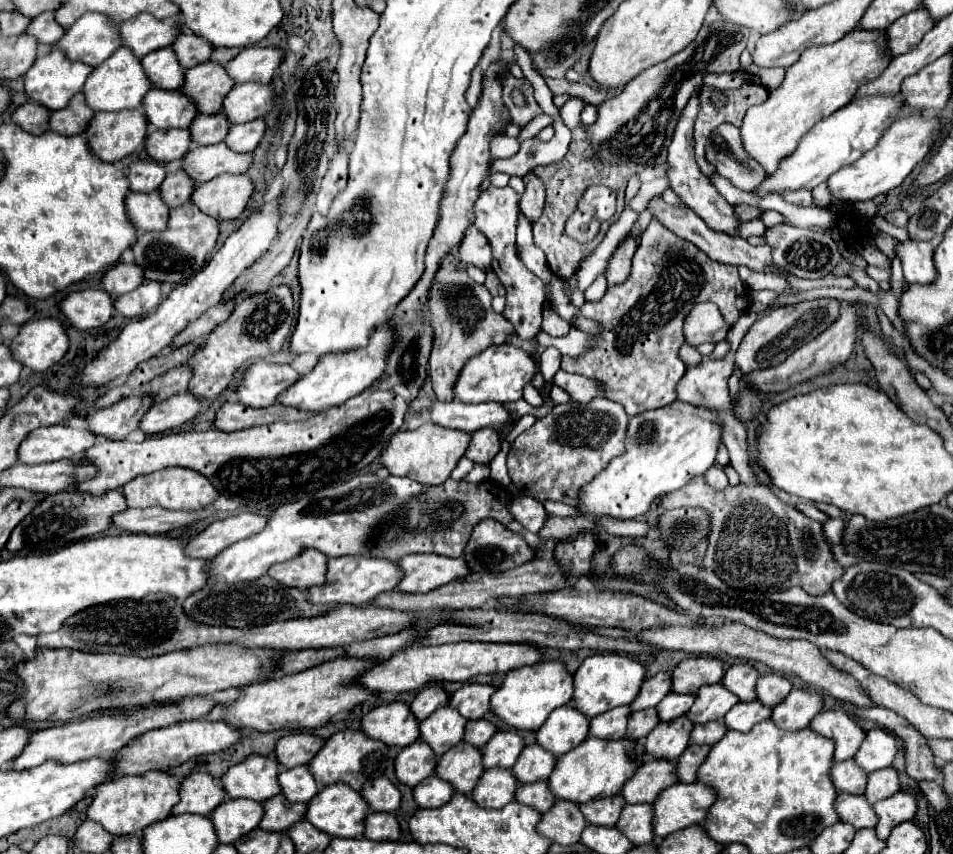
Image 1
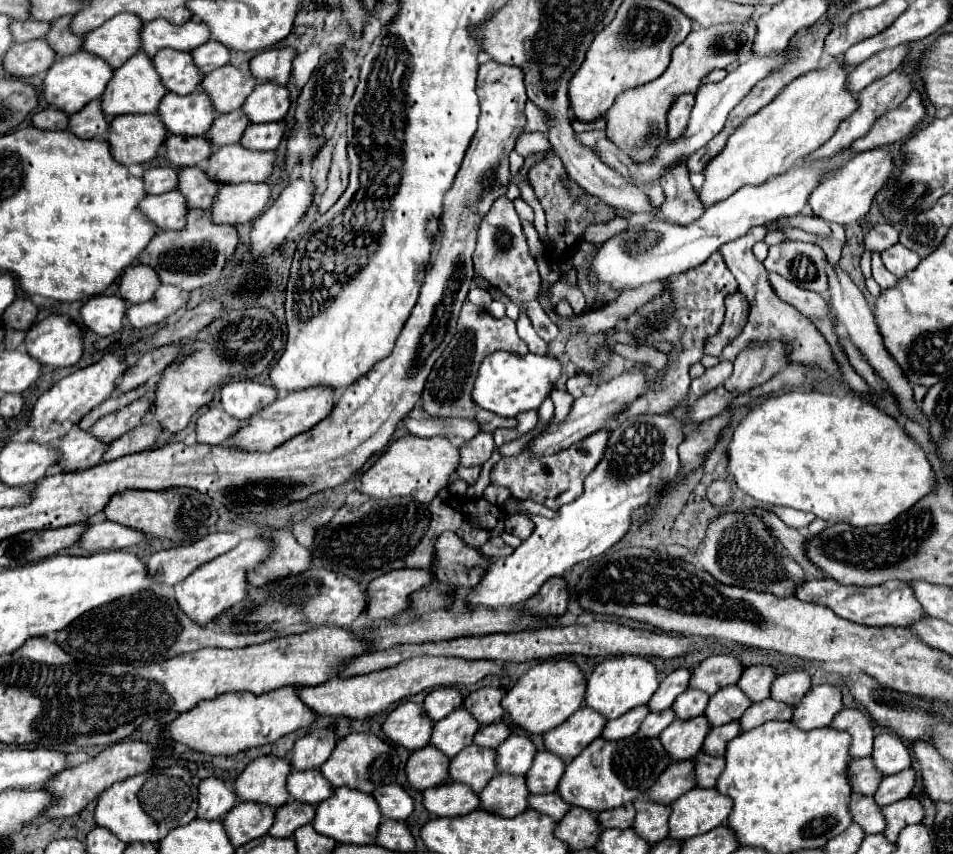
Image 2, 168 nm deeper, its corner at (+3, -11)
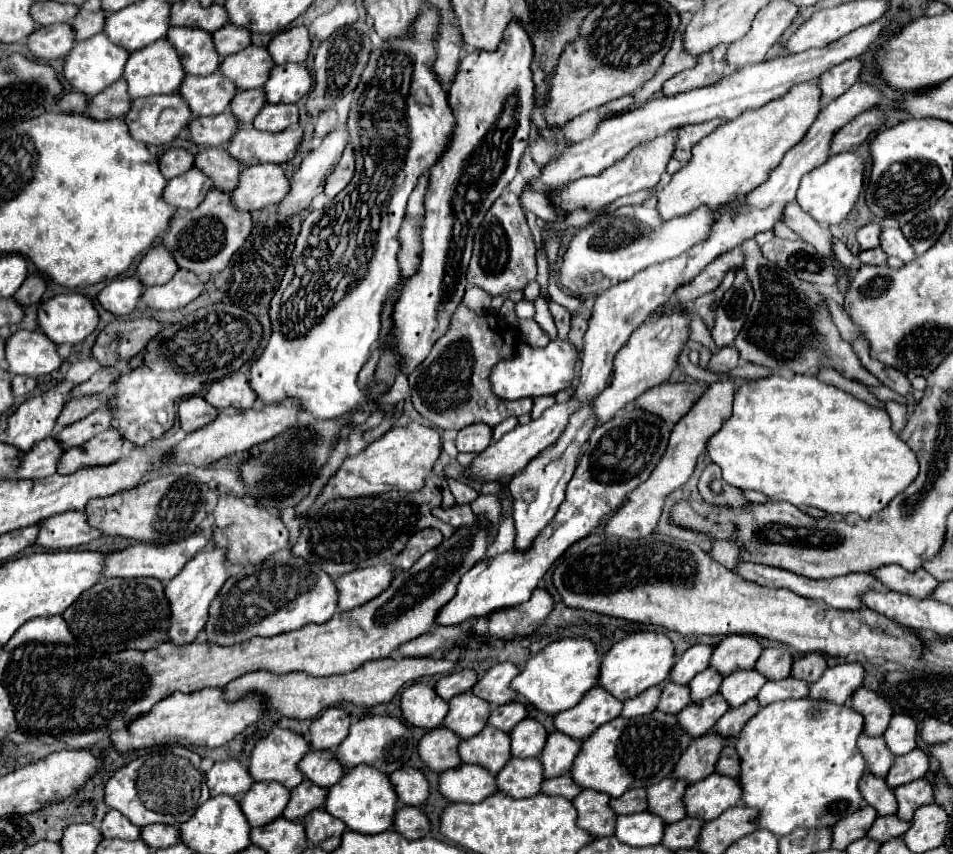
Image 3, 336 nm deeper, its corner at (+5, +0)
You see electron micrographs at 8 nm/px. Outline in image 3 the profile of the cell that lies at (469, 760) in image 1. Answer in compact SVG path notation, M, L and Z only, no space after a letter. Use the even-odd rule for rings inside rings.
M486 726L480 734L462 740L460 758L468 764L482 764L492 774L498 774L502 766L512 758L510 734L494 726Z

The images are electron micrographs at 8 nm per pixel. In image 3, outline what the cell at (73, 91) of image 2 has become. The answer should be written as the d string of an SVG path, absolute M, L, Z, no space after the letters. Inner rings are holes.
M96 34L94 38L82 40L74 46L74 50L70 52L70 56L66 58L66 64L64 64L64 78L72 84L74 90L96 96L98 92L102 92L104 88L114 84L118 78L122 78L128 56L130 56L130 52L124 46L112 44L106 34Z

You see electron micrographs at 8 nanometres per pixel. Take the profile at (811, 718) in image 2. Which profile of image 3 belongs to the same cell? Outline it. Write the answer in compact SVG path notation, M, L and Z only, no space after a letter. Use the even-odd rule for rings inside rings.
M838 664L828 668L822 678L810 686L810 696L834 704L846 704L862 680L864 668L860 664Z

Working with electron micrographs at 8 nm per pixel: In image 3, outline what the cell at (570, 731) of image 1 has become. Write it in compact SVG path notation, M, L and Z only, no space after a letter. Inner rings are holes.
M594 686L574 708L560 712L554 718L556 730L576 738L584 740L588 738L598 726L614 720L622 712L622 702L614 698L608 690L602 686Z

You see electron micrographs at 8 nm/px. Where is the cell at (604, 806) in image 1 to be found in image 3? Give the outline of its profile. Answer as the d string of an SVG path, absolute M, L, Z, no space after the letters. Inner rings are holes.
M634 788L622 794L620 798L612 798L610 806L616 814L636 814L644 812L648 808L648 798L646 798L646 788Z

